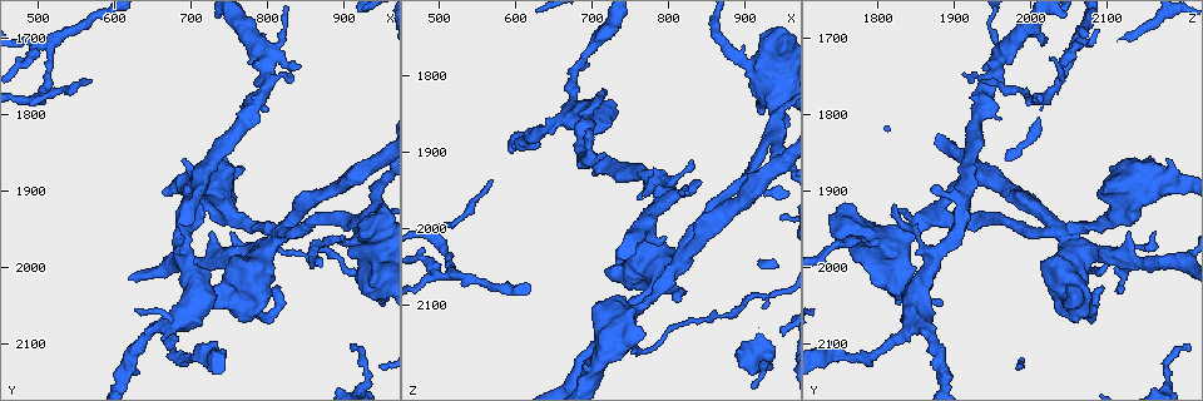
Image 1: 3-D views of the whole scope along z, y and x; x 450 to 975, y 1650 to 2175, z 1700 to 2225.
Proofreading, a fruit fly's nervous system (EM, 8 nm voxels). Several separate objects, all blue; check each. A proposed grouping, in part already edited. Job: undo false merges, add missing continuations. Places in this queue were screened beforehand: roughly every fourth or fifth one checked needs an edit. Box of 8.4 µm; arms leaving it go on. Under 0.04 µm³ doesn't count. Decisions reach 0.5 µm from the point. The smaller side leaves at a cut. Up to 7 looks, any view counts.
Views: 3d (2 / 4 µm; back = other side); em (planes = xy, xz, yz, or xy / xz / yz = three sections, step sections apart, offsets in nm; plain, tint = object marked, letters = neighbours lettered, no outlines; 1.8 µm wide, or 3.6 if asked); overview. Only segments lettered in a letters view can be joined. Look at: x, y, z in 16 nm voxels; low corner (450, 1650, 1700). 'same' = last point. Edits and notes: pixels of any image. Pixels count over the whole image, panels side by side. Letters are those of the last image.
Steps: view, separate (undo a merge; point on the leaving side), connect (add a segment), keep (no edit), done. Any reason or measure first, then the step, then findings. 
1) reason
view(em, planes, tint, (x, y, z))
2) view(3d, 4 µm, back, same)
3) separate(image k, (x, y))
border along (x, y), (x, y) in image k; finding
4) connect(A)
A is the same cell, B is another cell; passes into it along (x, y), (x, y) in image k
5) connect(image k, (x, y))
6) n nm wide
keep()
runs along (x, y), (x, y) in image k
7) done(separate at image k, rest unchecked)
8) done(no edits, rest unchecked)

looks like a crossing
view(em, planes, tint, (515, 1710, 2055))

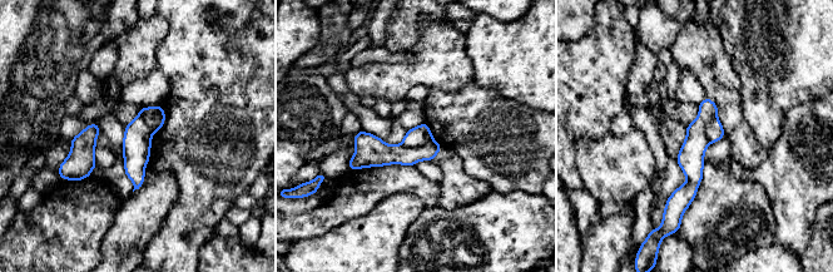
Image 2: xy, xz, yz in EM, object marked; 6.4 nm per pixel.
what lies round it
view(em, planes, letters, same)

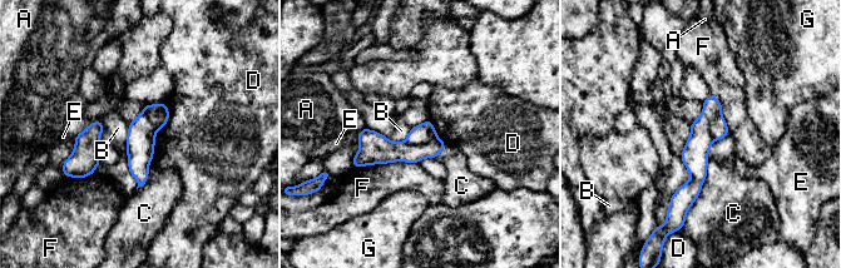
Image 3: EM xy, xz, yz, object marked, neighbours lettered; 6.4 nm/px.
C touches over 420 nm
separate(image 3, (425, 132))
A, B, C, D, E, F and G are other cells; border along (436, 135), (421, 144), (405, 142) in image 3; two cells meet here

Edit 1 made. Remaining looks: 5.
view(em, 3.6 µm, planes, letters, (700, 2010, 1870))

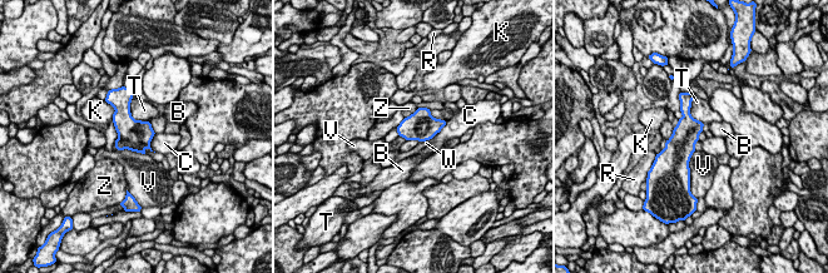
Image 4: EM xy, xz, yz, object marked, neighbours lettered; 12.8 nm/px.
keep()
B, C, K, R, T, V, W and Z are other cells; border along (148, 122), (155, 133) in image 4; one cell here

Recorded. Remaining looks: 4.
calibre changes
view(em, xz, step 4, tint, (815, 1965, 2050))

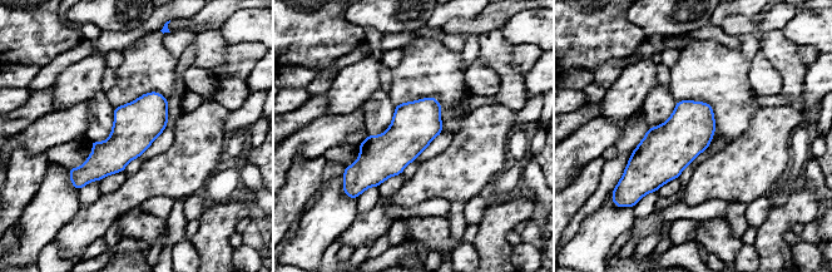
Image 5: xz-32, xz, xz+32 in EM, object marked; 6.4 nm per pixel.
another direction
view(em, planes, tint, same)

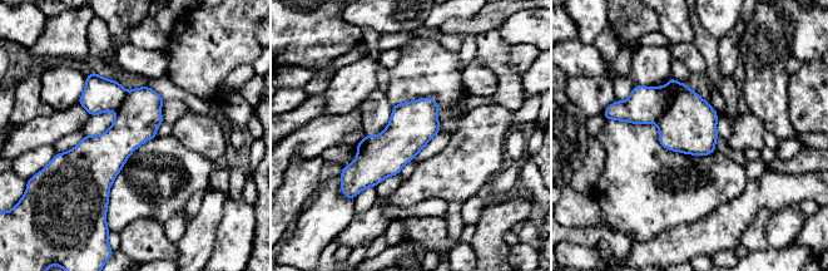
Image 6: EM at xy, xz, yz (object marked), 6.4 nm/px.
view(em, planes, letters, same)

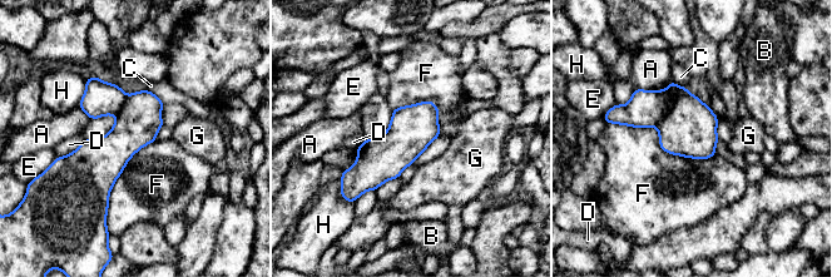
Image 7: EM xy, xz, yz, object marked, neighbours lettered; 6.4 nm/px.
separate(image 7, (688, 129))
A, B, C, D, E, F, G and H are other cells; border along (668, 88), (672, 104), (654, 125) in image 7; a second cell is stuck on

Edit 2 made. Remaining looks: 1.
done(separate at image 3, separate at image 7, rest unchecked)

